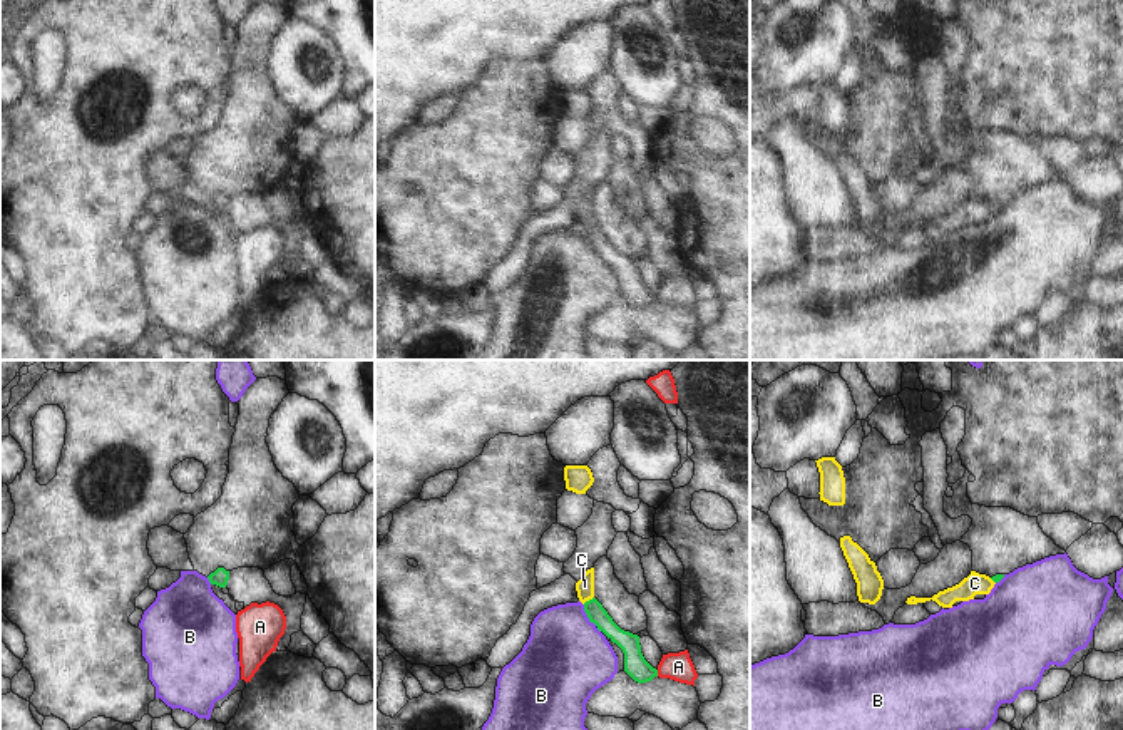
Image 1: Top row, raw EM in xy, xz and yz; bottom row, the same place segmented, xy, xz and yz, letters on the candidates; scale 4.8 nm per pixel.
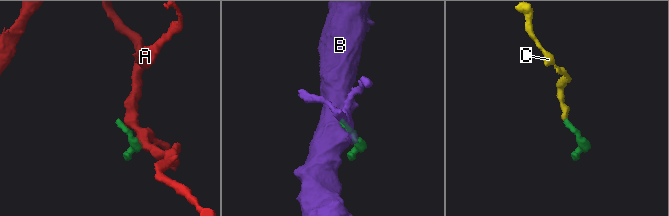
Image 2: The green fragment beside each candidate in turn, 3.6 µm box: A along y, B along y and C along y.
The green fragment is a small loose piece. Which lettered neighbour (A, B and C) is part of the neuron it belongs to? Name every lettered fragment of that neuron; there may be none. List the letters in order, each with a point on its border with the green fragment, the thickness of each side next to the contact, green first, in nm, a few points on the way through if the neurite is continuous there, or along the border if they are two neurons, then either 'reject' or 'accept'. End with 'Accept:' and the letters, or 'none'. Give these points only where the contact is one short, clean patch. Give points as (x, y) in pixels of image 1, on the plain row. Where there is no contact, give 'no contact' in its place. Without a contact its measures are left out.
A: xz (656, 298) | 110/140 nm | along xz (656, 295), (658, 300) | reject
B: xz (588, 241) | 100/420 nm | along xz (583, 230), (588, 243), (596, 250) | reject
C: xz (589, 225) | 90/90 nm | across xz (596, 238), (589, 225), (584, 211) | accept
Accept: C

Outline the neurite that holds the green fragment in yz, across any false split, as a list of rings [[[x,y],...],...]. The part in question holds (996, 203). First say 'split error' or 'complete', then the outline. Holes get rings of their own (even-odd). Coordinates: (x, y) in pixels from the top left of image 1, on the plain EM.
split error; [[[971,196],[967,203],[964,203],[959,209],[947,213],[944,216],[939,216],[932,223],[907,223],[907,229],[917,229],[926,226],[936,226],[942,233],[952,233],[956,226],[969,226],[974,224],[976,219],[989,219],[996,208],[999,208],[1004,203],[1004,199],[996,199],[992,203],[986,199],[979,199],[976,196]]]

